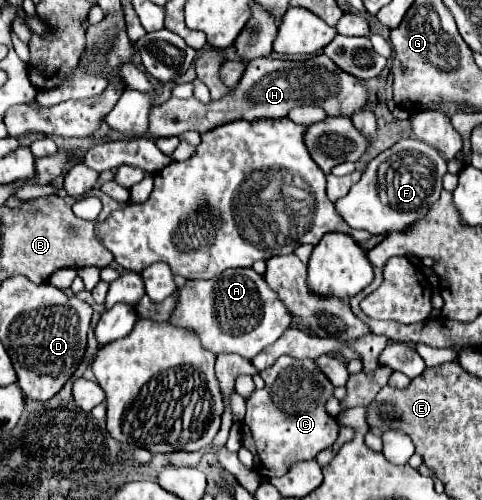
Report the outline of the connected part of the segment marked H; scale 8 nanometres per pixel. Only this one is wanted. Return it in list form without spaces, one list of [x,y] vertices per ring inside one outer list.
[[[315,55],[307,61],[279,61],[269,57],[259,57],[247,63],[247,71],[243,73],[239,85],[227,95],[227,99],[213,101],[209,105],[199,103],[195,97],[191,99],[175,99],[151,107],[149,113],[149,137],[177,137],[185,131],[207,133],[219,125],[245,119],[281,119],[293,107],[301,105],[319,105],[327,115],[353,115],[367,103],[367,91],[353,75],[339,71],[327,55]]]

